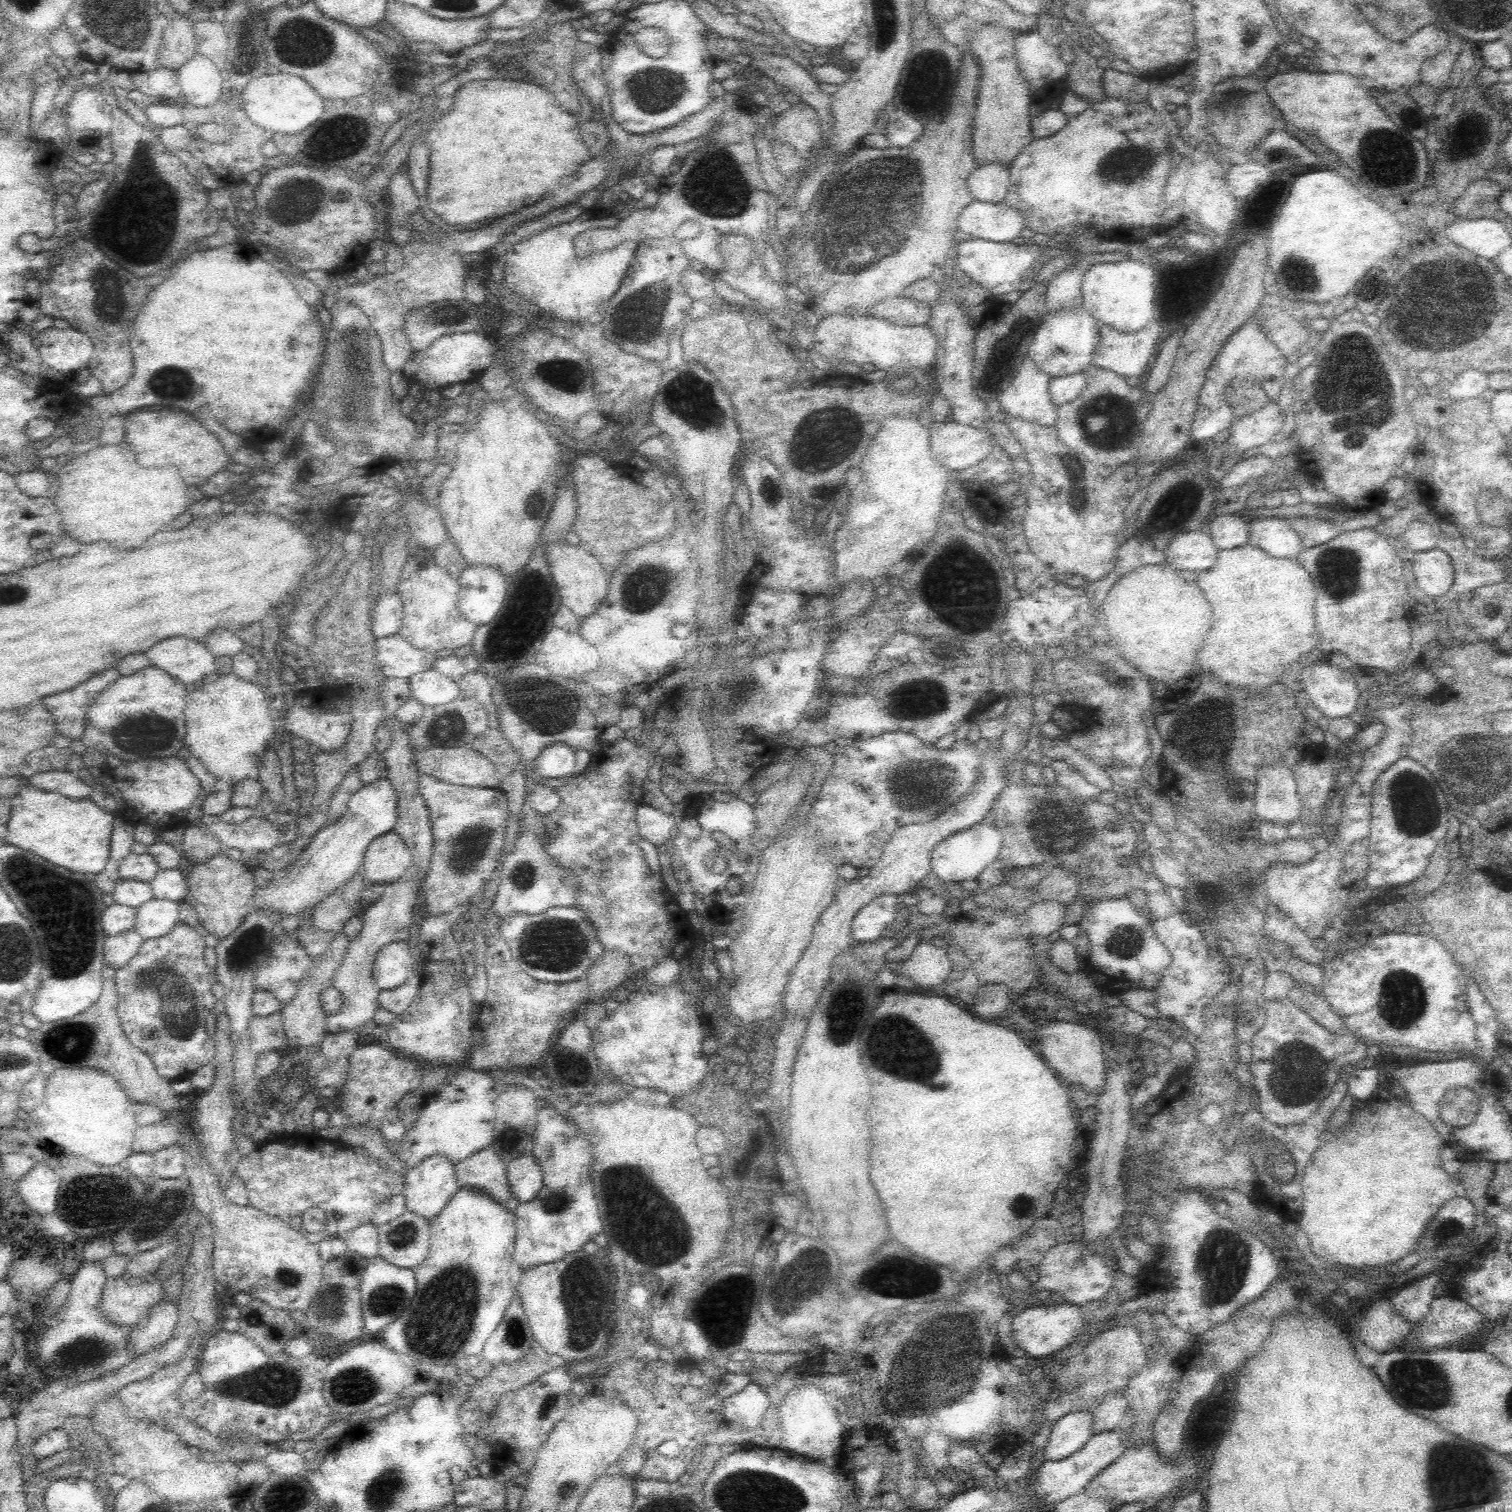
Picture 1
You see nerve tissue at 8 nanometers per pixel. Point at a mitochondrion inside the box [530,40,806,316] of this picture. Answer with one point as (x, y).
(657, 90)

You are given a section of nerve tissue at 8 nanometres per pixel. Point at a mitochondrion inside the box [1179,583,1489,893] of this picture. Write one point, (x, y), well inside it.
(1409, 814)

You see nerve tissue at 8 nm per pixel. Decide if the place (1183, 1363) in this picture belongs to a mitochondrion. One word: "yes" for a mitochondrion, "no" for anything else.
no

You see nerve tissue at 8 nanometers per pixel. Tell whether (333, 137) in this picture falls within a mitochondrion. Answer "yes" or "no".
yes

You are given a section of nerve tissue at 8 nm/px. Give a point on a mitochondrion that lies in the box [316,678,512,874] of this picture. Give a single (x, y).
(470, 846)

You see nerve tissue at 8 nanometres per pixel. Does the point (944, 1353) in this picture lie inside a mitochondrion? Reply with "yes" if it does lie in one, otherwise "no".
yes

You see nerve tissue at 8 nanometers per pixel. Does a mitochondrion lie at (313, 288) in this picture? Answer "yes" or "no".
no

